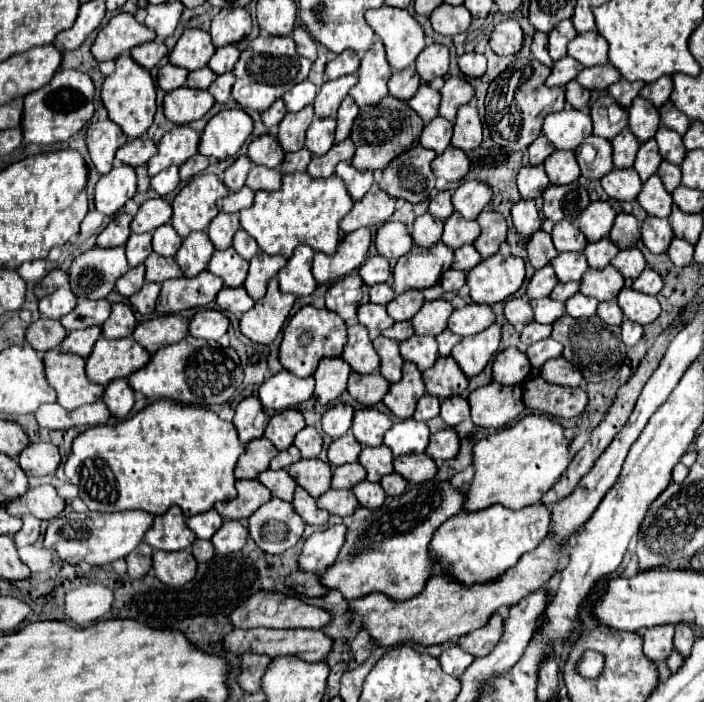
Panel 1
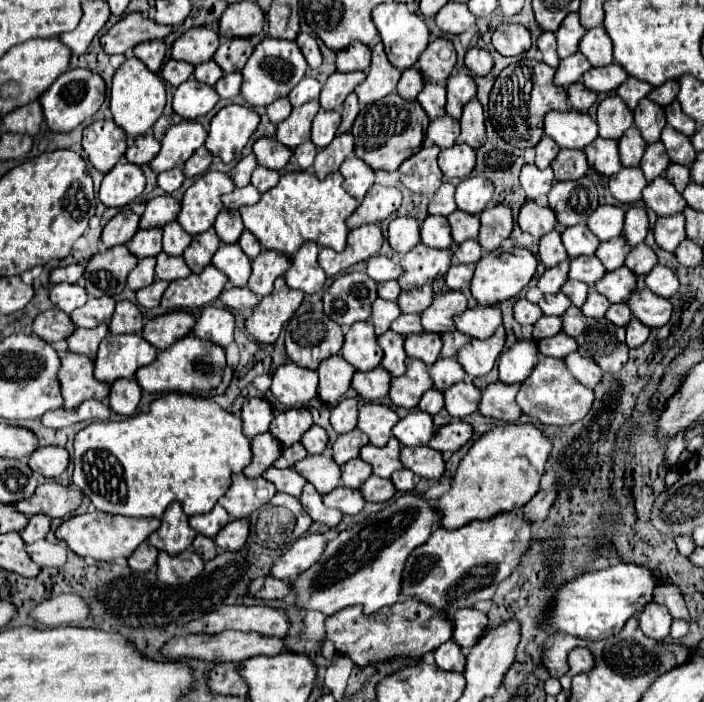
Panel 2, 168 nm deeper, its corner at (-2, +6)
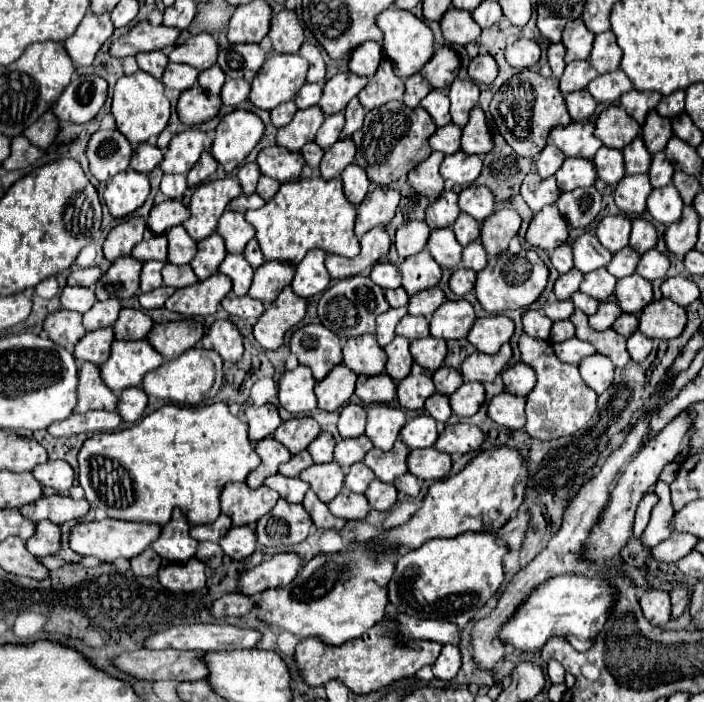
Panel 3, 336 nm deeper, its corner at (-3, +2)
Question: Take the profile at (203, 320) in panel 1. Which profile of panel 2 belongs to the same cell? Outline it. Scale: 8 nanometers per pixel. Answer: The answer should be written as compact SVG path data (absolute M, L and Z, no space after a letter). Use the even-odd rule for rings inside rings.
M208 305L198 317L194 335L202 341L212 341L220 347L228 347L234 341L234 315L228 309Z

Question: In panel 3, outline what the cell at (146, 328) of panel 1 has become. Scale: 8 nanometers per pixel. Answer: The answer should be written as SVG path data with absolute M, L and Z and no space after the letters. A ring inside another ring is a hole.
M181 319L181 321L169 321L169 323L153 325L153 329L147 335L147 341L165 359L175 359L183 351L195 347L203 335L205 335L205 329L199 321Z

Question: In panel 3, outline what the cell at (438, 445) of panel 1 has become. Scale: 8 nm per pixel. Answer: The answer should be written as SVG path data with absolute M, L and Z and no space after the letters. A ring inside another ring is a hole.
M453 423L453 425L447 425L441 433L439 433L439 439L435 443L437 451L443 451L443 453L471 453L471 451L477 451L483 443L483 433L479 427L475 425L467 425L467 423Z

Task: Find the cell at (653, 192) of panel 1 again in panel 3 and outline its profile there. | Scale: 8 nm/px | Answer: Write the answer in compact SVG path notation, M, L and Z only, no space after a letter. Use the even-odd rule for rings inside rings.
M669 183L661 189L653 189L647 197L647 211L651 217L663 225L675 223L683 213L683 201L677 193L677 189Z

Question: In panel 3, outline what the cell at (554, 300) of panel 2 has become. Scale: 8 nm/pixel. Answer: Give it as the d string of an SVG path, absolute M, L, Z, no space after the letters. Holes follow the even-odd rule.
M569 299L565 301L553 301L545 307L545 315L551 319L551 321L561 321L561 319L569 319L569 315L573 313L573 303Z

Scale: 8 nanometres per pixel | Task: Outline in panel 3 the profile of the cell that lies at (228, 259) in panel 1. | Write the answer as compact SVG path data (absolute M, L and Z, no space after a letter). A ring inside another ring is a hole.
M227 253L227 257L225 257L223 263L219 265L219 271L225 273L227 277L231 277L231 281L233 281L233 293L235 293L237 297L247 295L249 285L251 285L251 279L253 279L253 269L251 269L251 265L245 261L243 255Z

